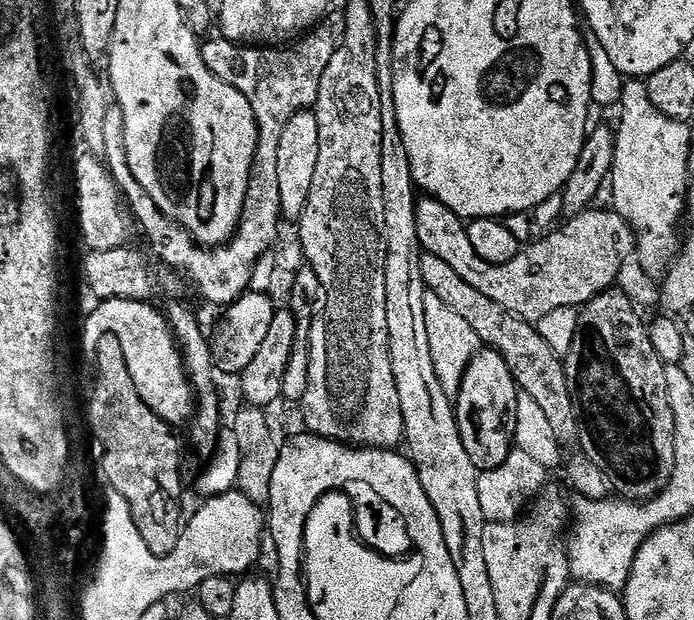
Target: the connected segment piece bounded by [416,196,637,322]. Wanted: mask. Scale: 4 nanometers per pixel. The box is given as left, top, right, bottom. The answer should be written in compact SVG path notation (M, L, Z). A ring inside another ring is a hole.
M424 196L417 201L416 221L419 242L425 253L447 262L467 285L498 302L510 314L531 322L546 318L546 314L554 310L579 309L609 291L624 263L631 256L633 259L637 238L632 227L614 210L587 210L561 223L552 230L557 232L542 237L537 244L529 248L527 245L506 263L491 264L474 250L463 217L436 199Z

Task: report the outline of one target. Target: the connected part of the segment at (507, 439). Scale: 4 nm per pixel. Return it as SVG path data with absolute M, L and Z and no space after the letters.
M481 350L469 364L464 379L460 381L460 390L454 400L456 421L462 442L466 446L466 454L470 454L470 462L478 470L487 470L502 466L506 458L514 451L516 415L518 414L519 391L510 367L501 353L493 350Z

